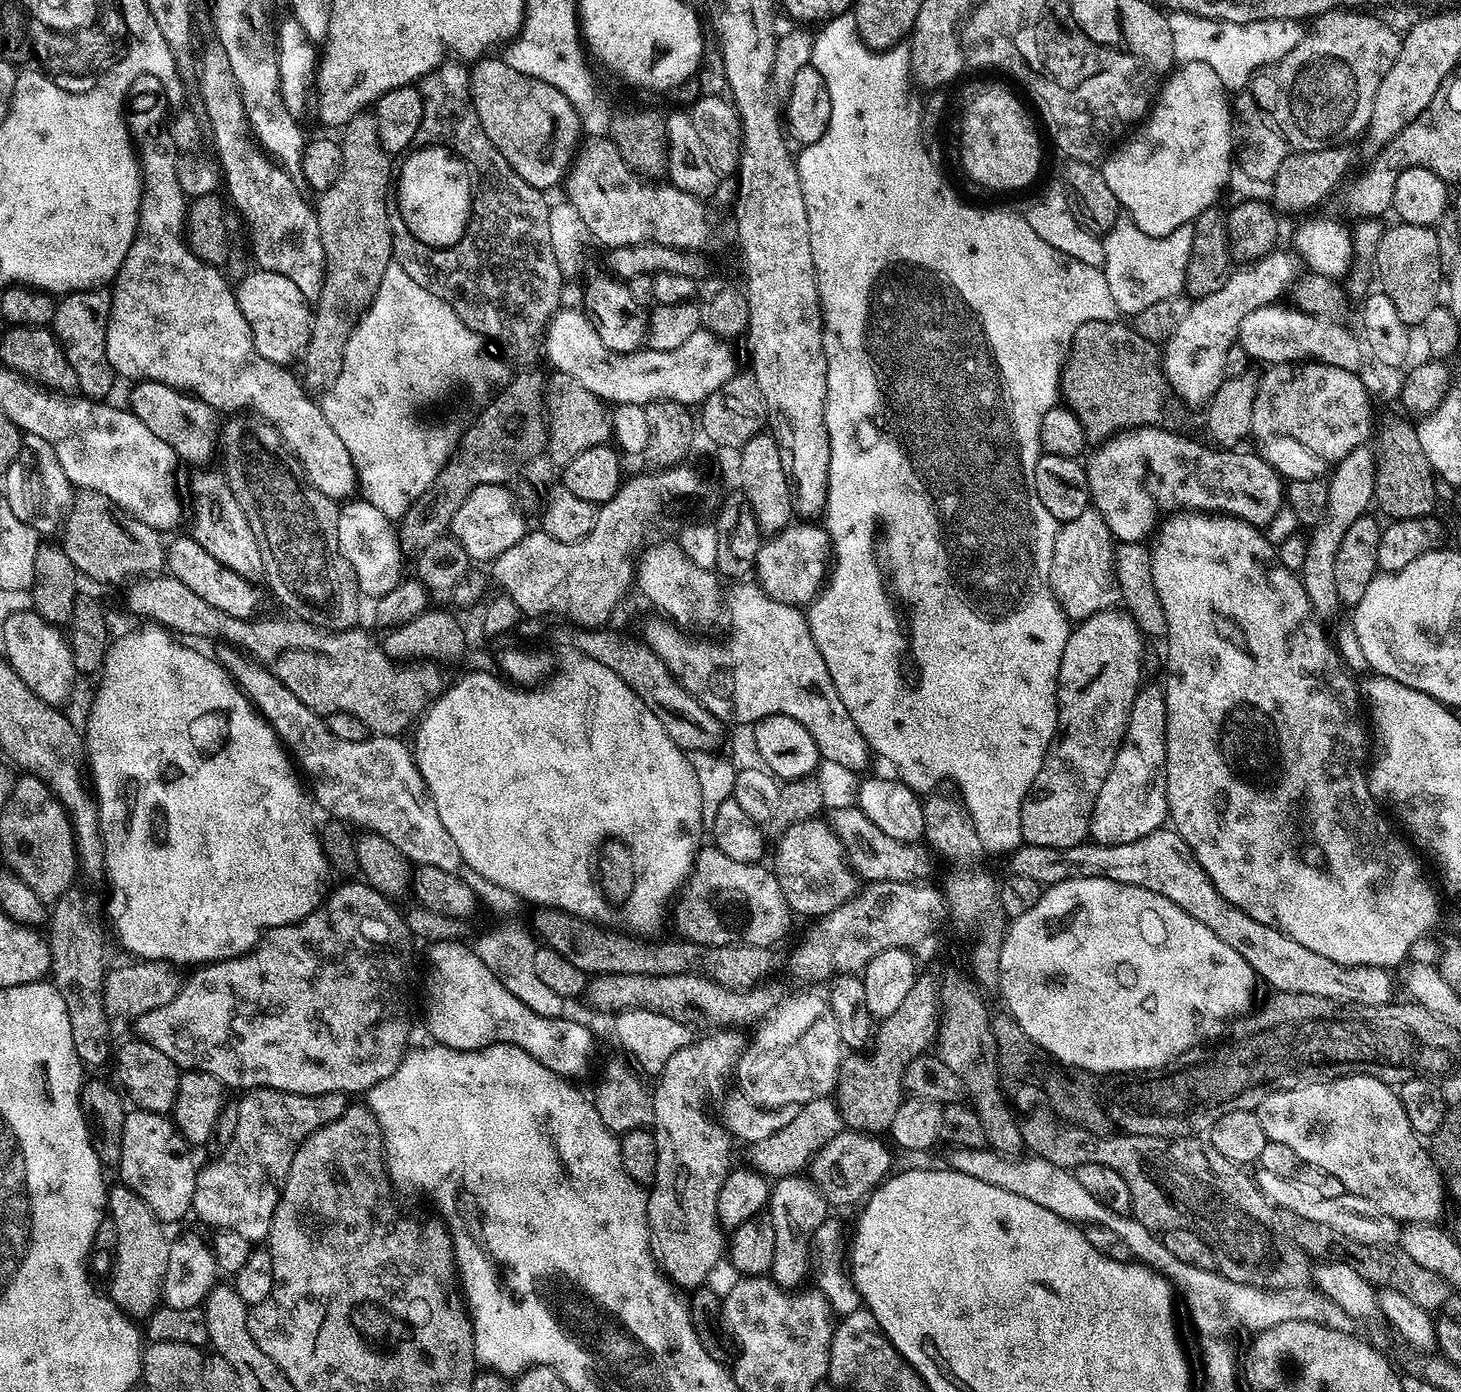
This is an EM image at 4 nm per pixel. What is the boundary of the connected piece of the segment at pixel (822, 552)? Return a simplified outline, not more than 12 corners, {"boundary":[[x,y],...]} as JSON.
{"boundary":[[793,522],[761,543],[770,598],[808,606],[829,572],[830,537]]}

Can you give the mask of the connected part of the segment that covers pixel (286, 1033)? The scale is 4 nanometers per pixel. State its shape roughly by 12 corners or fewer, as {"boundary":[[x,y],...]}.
{"boundary":[[344,882],[135,1035],[225,1089],[367,1093],[414,937]]}

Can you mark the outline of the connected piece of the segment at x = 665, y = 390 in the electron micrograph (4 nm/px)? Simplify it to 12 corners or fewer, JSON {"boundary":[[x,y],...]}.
{"boundary":[[583,311],[552,317],[543,355],[617,404],[699,406],[738,371],[712,331],[678,350],[615,352]]}

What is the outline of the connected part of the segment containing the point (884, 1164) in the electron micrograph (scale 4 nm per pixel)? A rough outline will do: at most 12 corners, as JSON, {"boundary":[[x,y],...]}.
{"boundary":[[842,1130],[812,1157],[829,1206],[859,1205],[893,1171],[876,1134]]}

